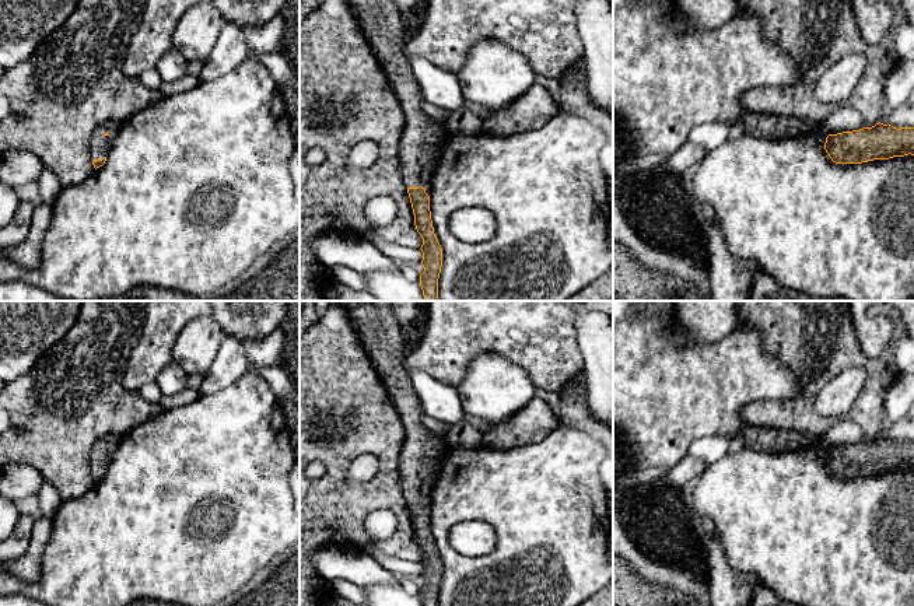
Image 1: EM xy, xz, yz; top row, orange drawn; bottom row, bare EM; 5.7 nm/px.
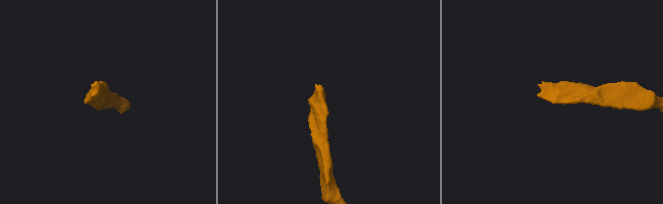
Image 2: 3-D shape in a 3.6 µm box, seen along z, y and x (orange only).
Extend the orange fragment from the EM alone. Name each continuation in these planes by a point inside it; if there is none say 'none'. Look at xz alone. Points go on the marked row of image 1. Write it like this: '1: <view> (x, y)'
1: xz (380, 20)

